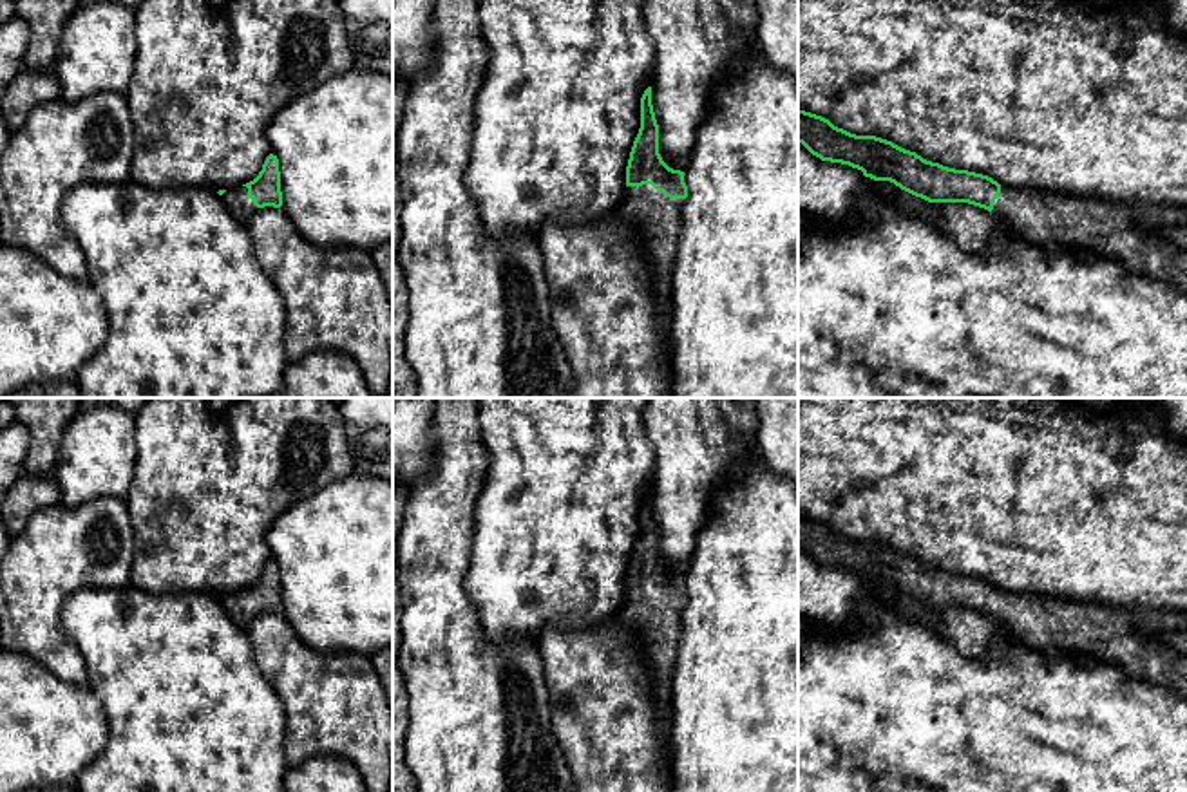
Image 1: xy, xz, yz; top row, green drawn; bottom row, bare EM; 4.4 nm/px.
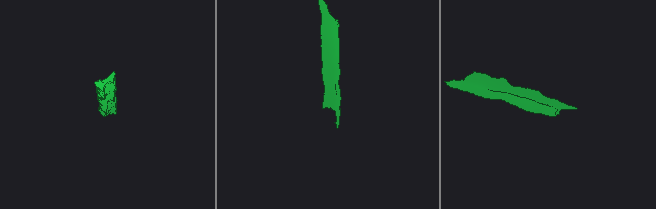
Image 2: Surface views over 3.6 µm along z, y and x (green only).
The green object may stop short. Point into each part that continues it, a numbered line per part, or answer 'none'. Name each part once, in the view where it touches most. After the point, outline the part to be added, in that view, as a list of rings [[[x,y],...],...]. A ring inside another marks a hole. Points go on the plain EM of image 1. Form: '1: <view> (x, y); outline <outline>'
1: xz (655, 622); outline [[[651,589],[626,591],[626,600],[619,611],[619,622],[631,631],[641,647],[660,729],[669,725],[669,687],[679,655],[680,615],[686,604],[669,604]]]

